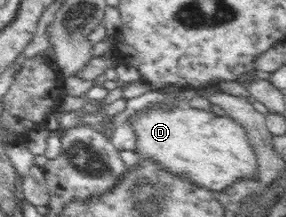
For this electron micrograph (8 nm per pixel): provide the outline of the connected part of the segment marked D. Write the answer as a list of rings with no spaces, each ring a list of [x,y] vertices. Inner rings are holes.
[[[187,105],[178,106],[172,110],[145,108],[134,116],[130,116],[130,125],[134,127],[134,133],[136,133],[135,151],[140,158],[152,159],[162,164],[166,170],[174,172],[174,175],[182,175],[188,181],[208,190],[224,190],[236,180],[253,178],[259,168],[258,159],[246,129],[228,115],[218,116],[212,111],[195,109]]]

